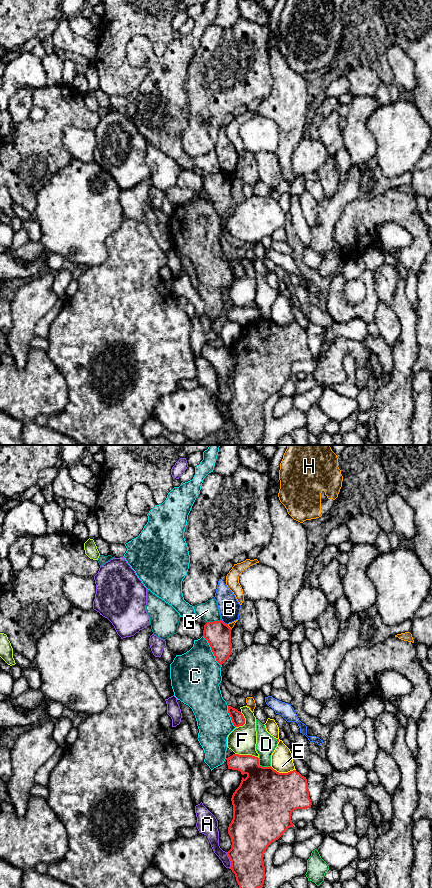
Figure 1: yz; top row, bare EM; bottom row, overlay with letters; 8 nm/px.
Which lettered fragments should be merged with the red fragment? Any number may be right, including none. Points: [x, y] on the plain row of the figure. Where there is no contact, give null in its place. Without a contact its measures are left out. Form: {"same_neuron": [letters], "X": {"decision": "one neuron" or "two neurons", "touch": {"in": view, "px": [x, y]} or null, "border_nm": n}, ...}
{"same_neuron": [], "A": {"decision": "two neurons", "touch": {"in": "yz", "px": [230, 412]}, "border_nm": 140}, "B": {"decision": "two neurons", "touch": {"in": "yz", "px": [223, 174]}, "border_nm": 70}, "C": {"decision": "two neurons", "touch": {"in": "yz", "px": [212, 203]}, "border_nm": 280}, "D": {"decision": "two neurons", "touch": {"in": "yz", "px": [261, 318]}, "border_nm": 120}, "E": {"decision": "two neurons", "touch": {"in": "yz", "px": [283, 325]}, "border_nm": 220}, "F": {"decision": "two neurons", "touch": {"in": "yz", "px": [247, 307]}, "border_nm": 200}, "G": {"decision": "two neurons", "touch": {"in": "yz", "px": [214, 173]}, "border_nm": 120}, "H": {"decision": "two neurons", "touch": {"in": "yz", "px": [229, 179]}, "border_nm": 50}}

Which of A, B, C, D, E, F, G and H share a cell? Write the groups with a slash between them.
A / B / C / D / E F / G / H

